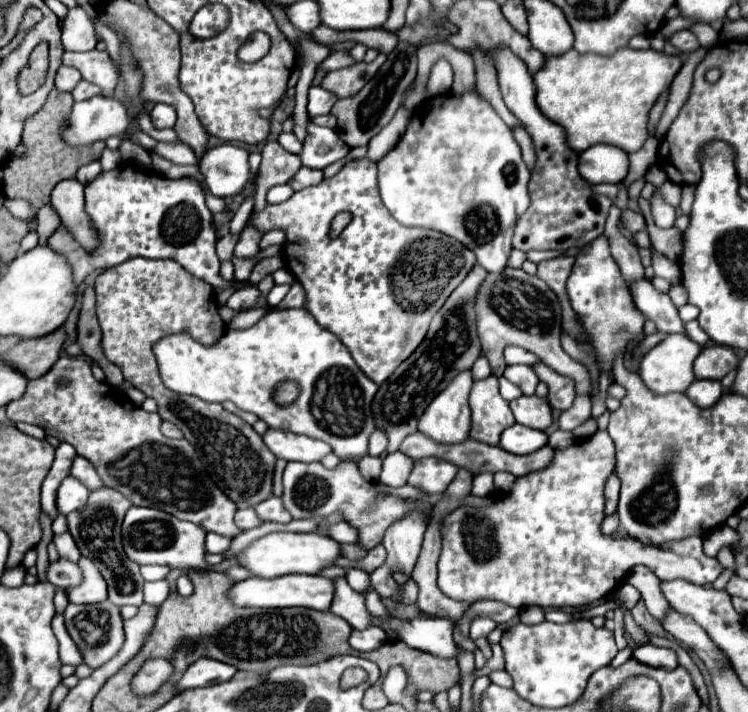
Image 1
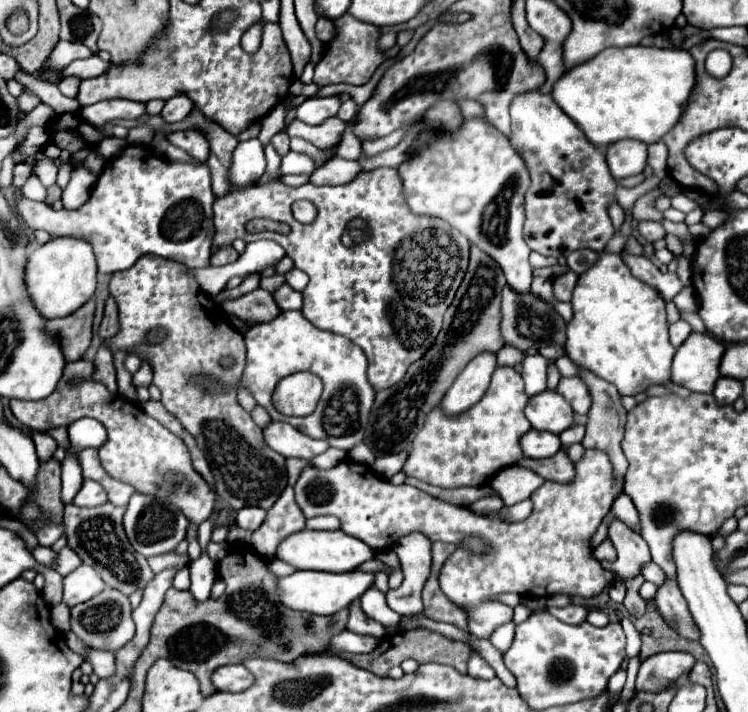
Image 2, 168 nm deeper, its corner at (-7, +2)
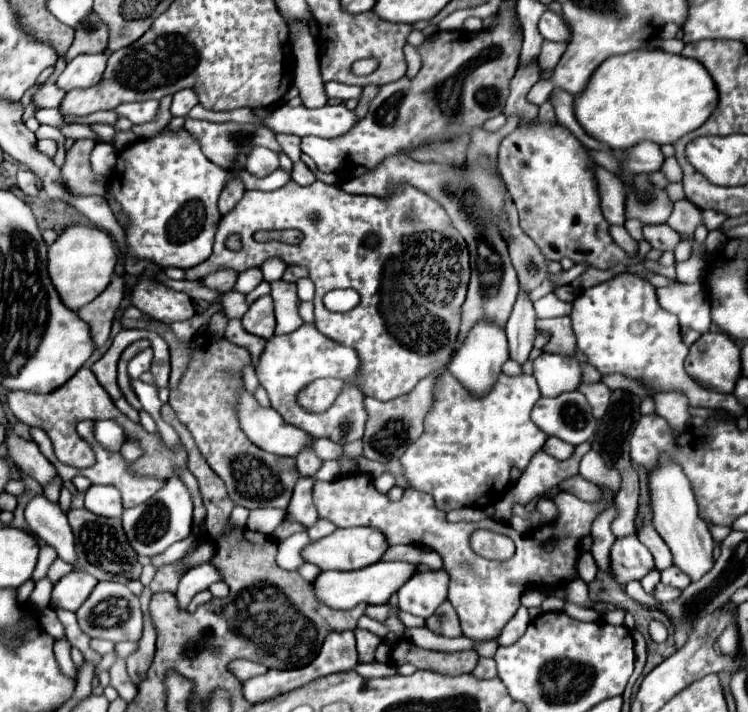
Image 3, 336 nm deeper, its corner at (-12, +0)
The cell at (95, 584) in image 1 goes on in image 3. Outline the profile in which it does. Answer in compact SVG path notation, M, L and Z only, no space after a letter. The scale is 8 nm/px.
M68 573L64 575L52 589L52 597L50 597L50 607L52 609L66 609L66 611L76 611L86 599L88 593L96 587L96 579L88 573Z

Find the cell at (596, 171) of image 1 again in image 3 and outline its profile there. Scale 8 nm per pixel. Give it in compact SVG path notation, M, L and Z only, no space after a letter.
M638 143L636 147L628 149L628 167L634 173L654 173L660 171L664 163L664 155L658 143Z

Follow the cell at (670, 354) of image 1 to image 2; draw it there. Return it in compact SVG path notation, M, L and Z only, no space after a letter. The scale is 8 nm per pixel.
M691 333L681 347L677 347L671 381L689 391L711 393L719 379L719 361L725 351L723 343L705 333Z

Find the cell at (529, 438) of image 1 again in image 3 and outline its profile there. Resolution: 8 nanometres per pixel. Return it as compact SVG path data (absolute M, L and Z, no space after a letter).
M550 437L550 439L546 441L546 445L544 445L544 451L550 453L552 457L560 459L560 461L566 461L566 459L572 457L572 453L574 453L574 445L568 445L568 443L560 441L558 437Z

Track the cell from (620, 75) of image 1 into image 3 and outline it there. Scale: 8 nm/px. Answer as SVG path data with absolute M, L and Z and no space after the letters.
M630 51L604 61L592 75L584 97L576 97L576 117L586 133L612 149L630 149L640 141L676 143L708 121L718 105L718 89L696 59L664 51Z

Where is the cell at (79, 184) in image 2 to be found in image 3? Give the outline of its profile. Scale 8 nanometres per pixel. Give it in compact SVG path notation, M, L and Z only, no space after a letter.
M98 143L96 149L92 151L90 161L94 173L106 175L106 171L112 171L116 165L116 149L112 147L112 143Z

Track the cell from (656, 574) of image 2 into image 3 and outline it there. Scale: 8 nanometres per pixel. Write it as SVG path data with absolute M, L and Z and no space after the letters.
M636 535L614 541L610 549L610 577L620 587L626 587L630 581L640 581L652 569L652 553L648 553Z

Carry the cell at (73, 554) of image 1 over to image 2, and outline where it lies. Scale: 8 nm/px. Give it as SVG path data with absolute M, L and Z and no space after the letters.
M65 545L61 551L59 551L59 563L55 565L55 571L61 573L61 575L69 575L73 571L75 565L81 565L83 561L79 559L79 555L69 547Z

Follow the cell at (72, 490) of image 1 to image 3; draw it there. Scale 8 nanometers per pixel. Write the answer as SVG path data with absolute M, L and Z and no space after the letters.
M92 485L86 493L86 509L100 517L120 517L124 507L120 491L108 485Z

